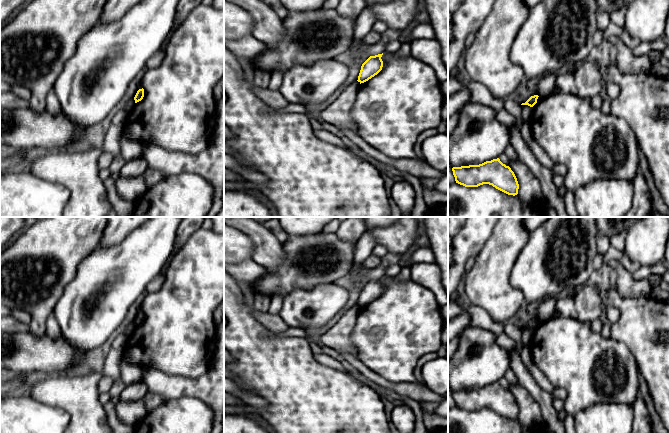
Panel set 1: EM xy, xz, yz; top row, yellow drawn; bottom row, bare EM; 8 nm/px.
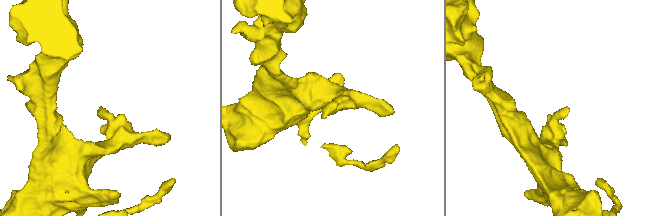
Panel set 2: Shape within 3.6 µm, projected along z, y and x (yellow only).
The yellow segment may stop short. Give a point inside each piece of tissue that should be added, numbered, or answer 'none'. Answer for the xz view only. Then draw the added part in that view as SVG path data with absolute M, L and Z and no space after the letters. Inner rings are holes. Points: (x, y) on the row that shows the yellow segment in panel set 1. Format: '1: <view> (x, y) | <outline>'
none

